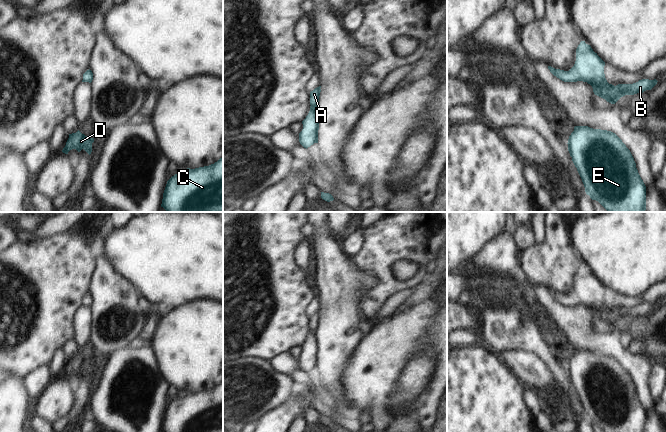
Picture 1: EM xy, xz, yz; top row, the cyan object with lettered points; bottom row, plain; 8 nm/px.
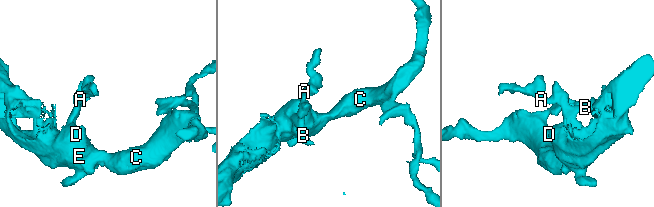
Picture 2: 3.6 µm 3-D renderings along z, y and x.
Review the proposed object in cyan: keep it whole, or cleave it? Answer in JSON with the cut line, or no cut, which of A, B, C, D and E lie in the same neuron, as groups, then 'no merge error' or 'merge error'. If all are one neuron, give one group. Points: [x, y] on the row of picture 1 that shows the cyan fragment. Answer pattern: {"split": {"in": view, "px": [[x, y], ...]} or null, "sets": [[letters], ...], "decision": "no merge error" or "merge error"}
{"split": null, "sets": [["A", "B", "C", "D", "E"]], "decision": "no merge error"}

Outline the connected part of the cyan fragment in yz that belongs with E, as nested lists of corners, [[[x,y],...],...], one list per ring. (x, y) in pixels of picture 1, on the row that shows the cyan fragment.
[[[575,126],[568,139],[568,151],[582,179],[585,192],[608,212],[644,212],[646,186],[626,145],[613,132]]]

